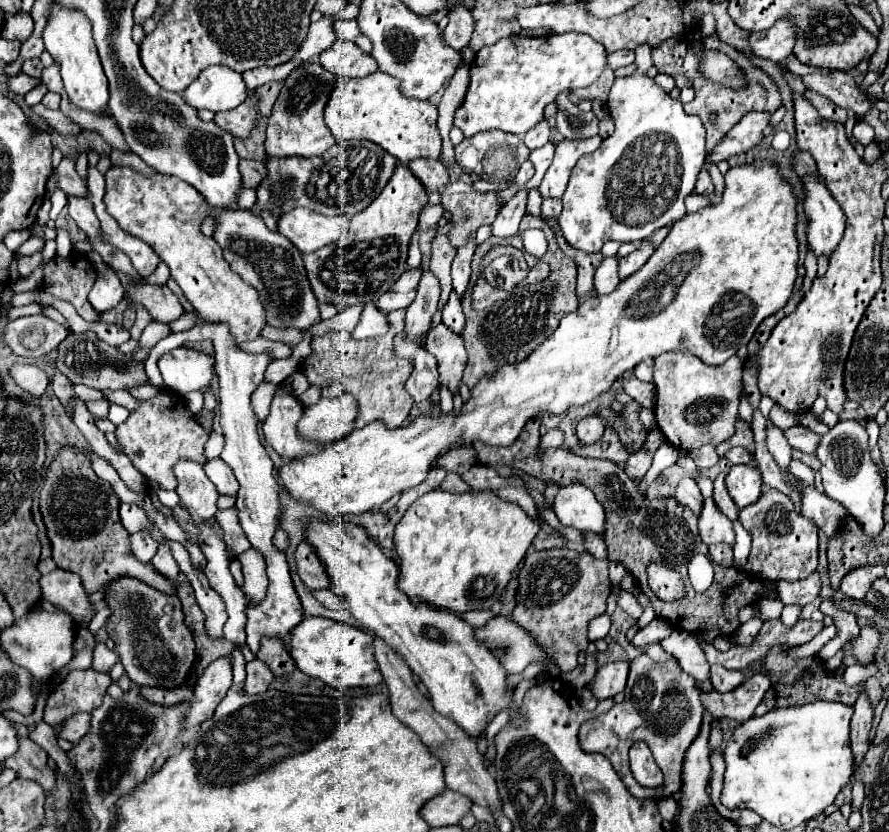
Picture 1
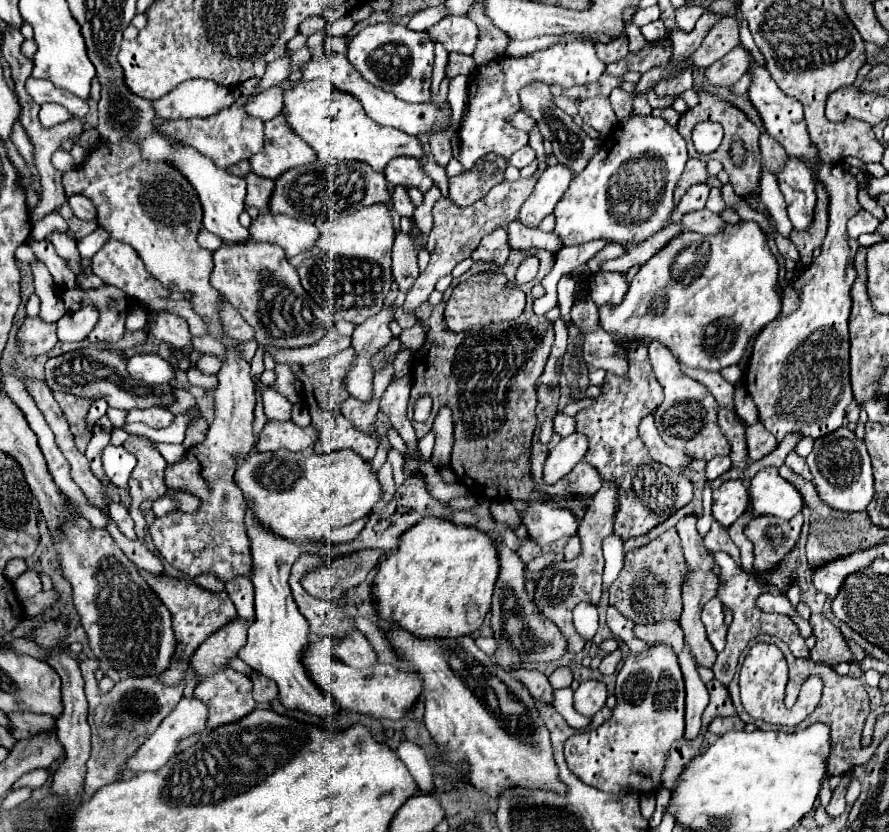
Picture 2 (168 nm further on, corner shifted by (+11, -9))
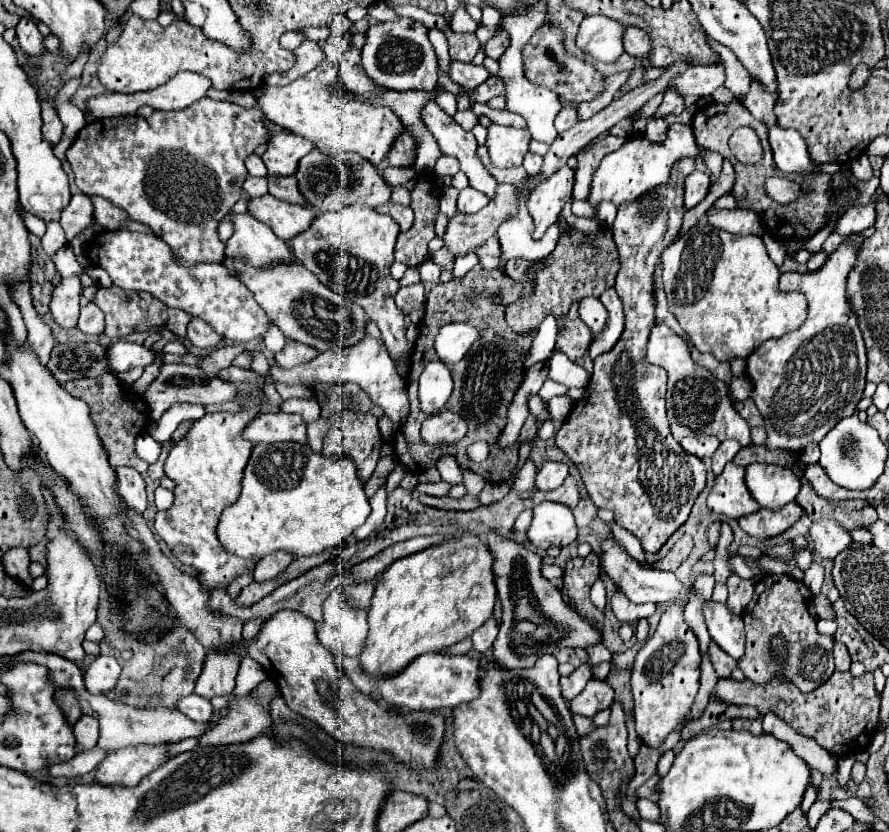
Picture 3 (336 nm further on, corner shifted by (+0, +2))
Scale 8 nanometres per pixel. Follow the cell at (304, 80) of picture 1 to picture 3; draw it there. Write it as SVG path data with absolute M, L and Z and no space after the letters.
M277 133L273 139L269 139L269 147L263 155L267 175L271 177L295 175L299 159L313 149L315 147L311 143L307 143L303 137L295 133Z

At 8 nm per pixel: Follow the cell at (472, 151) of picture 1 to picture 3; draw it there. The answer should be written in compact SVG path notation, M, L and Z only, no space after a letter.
M471 187L463 189L459 193L459 197L457 197L457 209L459 209L459 213L467 213L467 215L481 211L487 203L489 203L487 197L483 197L483 193L479 193L479 191L471 189Z

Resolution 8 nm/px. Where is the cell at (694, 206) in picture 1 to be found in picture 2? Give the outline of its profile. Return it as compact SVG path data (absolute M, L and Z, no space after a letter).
M702 208L698 212L688 212L682 216L682 226L686 230L696 230L700 234L716 234L724 226L720 216L712 214L708 208Z

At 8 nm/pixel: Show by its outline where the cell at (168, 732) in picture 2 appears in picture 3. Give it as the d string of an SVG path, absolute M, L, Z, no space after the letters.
M139 745L139 747L125 747L119 751L109 753L97 773L95 783L99 785L121 785L121 787L133 787L139 783L147 773L155 771L155 767L161 767L169 745Z

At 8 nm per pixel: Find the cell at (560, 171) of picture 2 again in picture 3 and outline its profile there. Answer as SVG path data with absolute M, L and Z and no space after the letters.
M563 167L555 171L549 179L545 179L545 183L539 183L527 195L527 209L535 223L535 241L539 241L545 231L559 219L567 197L571 197L573 175L575 173L569 167Z

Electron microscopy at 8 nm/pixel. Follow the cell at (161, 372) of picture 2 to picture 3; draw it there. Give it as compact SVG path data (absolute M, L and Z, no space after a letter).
M119 339L107 347L107 363L111 373L125 373L133 367L147 367L155 359L155 353L143 345Z

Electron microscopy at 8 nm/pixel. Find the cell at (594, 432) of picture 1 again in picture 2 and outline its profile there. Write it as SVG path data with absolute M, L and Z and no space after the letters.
M572 432L570 436L562 438L548 454L544 466L544 480L552 484L562 476L566 476L574 468L574 464L584 460L586 450L588 450L588 438L582 432Z

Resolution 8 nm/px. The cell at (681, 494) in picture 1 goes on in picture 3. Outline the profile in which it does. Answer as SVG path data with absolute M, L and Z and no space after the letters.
M715 643L709 645L709 651L711 651L711 661L713 661L713 667L715 667L717 675L719 675L721 679L731 677L731 671L737 667L737 661L731 659L731 657L727 657L725 651L721 651Z

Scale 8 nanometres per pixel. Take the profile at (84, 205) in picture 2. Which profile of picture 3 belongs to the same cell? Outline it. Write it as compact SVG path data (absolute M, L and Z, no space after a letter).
M93 197L93 205L95 205L95 221L103 225L103 229L117 231L129 219L123 209L119 209L117 205L113 205L103 197Z

